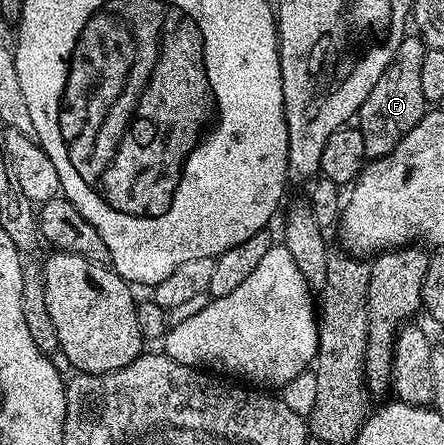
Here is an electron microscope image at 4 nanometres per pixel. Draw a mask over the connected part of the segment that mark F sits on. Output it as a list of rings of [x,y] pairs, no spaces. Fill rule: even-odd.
[[[407,34],[403,37],[387,70],[383,70],[383,78],[375,82],[371,94],[367,94],[361,111],[357,113],[355,124],[363,134],[363,150],[369,160],[391,154],[401,139],[425,117],[427,102],[423,98],[422,71],[426,51],[427,45],[420,36]]]

